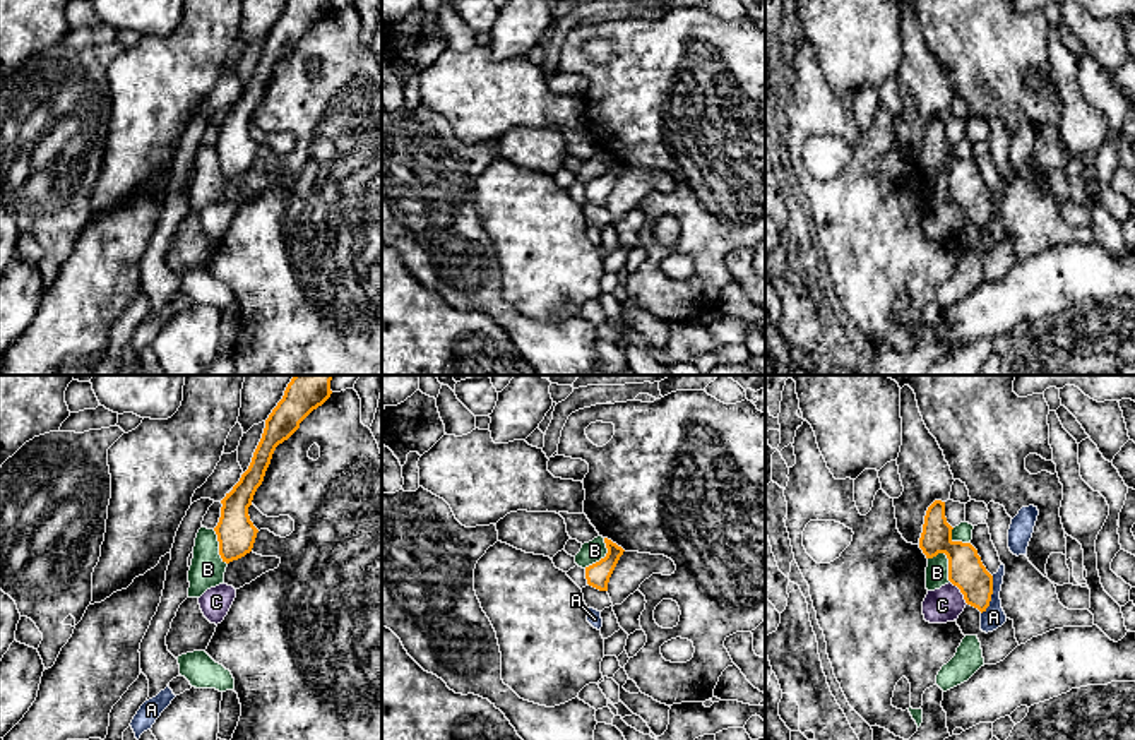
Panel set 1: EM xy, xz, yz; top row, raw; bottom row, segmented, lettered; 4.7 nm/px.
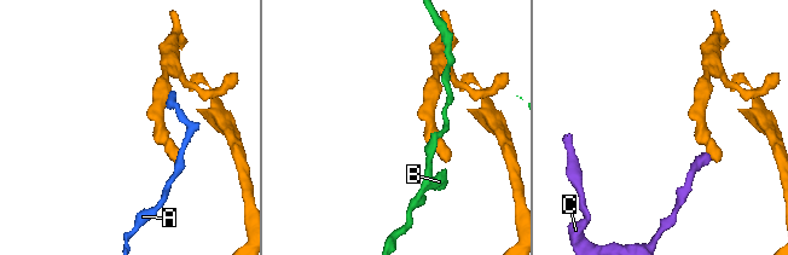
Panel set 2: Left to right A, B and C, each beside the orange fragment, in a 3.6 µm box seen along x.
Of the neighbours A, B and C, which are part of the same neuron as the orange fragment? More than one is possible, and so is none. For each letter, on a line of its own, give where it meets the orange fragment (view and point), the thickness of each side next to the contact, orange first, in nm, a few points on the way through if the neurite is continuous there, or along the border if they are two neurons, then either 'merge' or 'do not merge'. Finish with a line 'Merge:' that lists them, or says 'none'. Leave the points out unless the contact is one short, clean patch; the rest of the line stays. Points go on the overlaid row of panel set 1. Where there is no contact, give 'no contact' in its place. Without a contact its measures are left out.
A: yz (992, 593) | 170/100 nm | do not merge
B: yz (949, 560) | 170/110 nm | merge
C: yz (961, 591) | 170/160 nm | along yz (950, 581), (968, 603) | do not merge
Merge: B

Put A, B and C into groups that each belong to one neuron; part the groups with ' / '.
A / B / C

